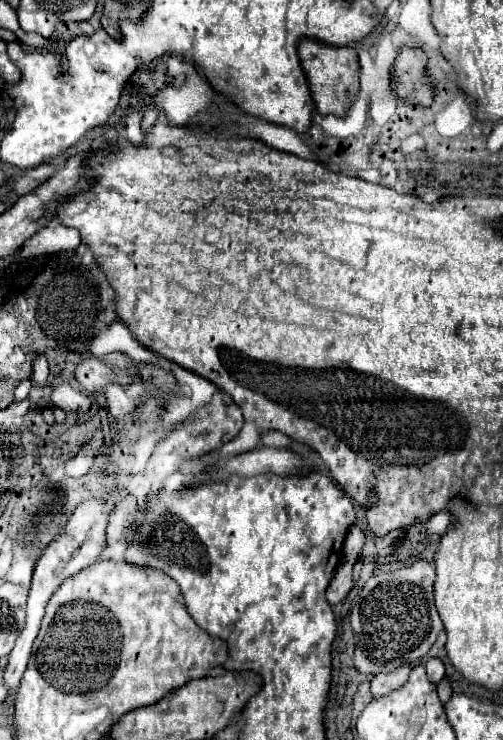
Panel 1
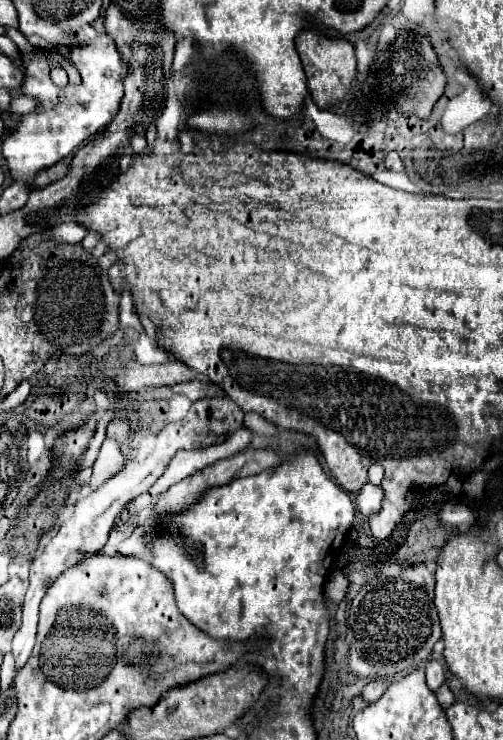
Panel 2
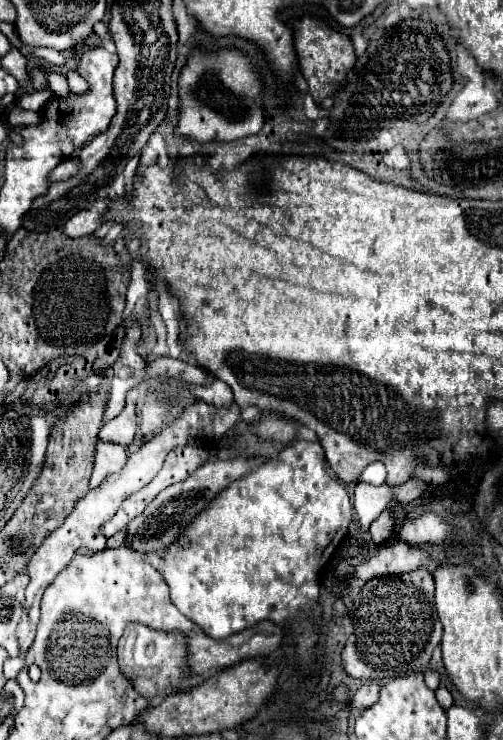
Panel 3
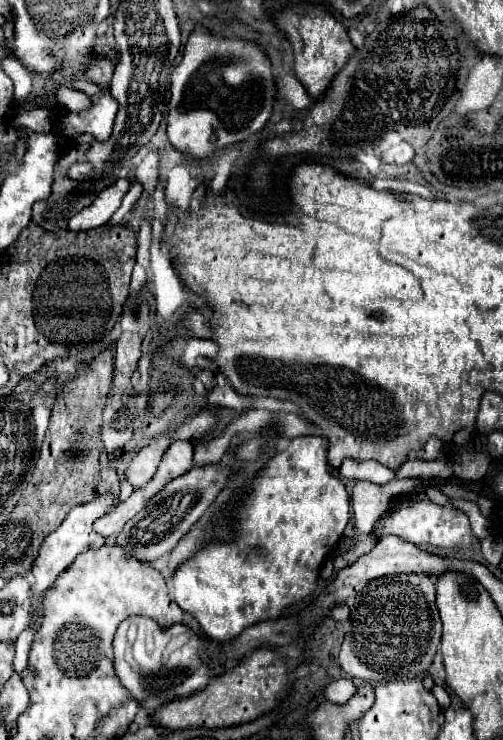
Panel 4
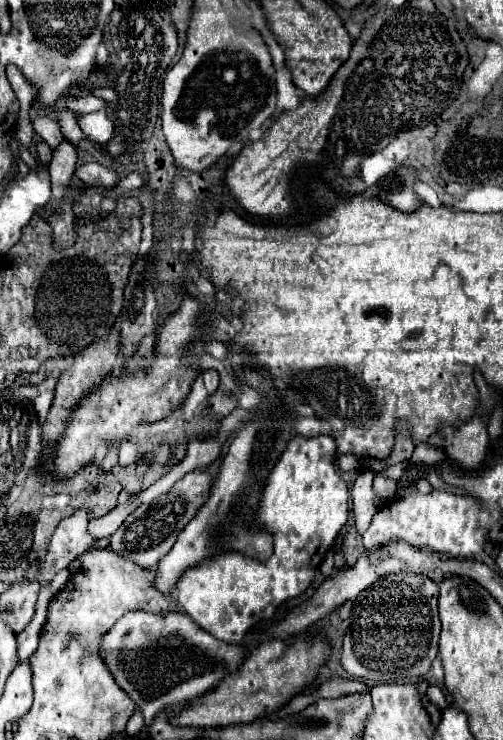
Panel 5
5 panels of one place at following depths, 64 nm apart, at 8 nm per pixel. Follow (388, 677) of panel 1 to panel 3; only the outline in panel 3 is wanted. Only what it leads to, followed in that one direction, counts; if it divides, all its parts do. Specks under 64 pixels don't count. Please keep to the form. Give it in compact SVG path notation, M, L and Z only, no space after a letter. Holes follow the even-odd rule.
M376 682L364 684L364 686L354 694L350 706L356 708L356 710L366 710L366 708L370 708L370 706L378 700L378 690L380 690L380 686L378 686Z

